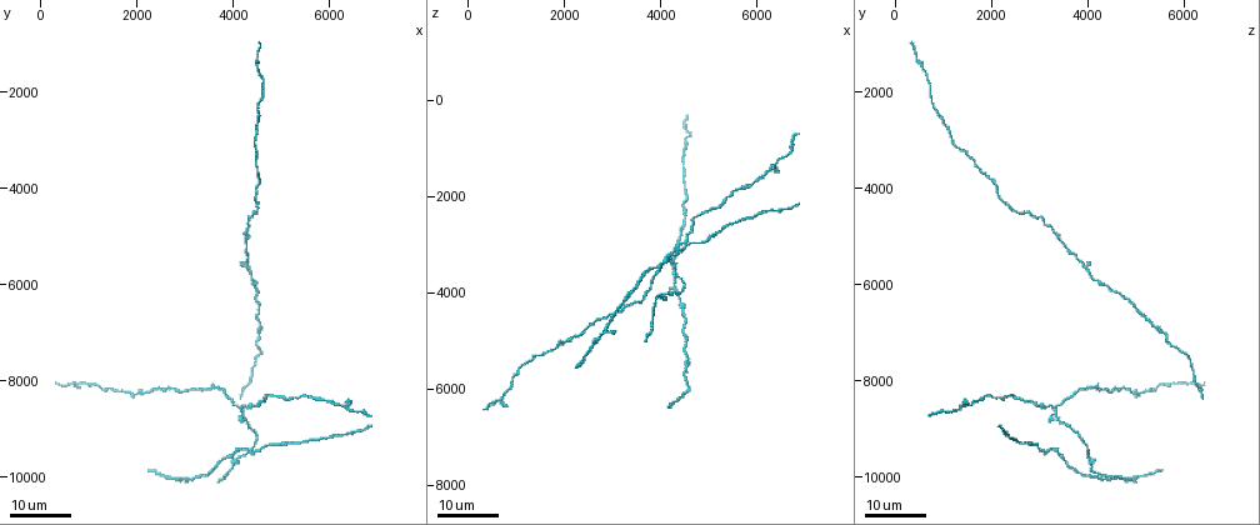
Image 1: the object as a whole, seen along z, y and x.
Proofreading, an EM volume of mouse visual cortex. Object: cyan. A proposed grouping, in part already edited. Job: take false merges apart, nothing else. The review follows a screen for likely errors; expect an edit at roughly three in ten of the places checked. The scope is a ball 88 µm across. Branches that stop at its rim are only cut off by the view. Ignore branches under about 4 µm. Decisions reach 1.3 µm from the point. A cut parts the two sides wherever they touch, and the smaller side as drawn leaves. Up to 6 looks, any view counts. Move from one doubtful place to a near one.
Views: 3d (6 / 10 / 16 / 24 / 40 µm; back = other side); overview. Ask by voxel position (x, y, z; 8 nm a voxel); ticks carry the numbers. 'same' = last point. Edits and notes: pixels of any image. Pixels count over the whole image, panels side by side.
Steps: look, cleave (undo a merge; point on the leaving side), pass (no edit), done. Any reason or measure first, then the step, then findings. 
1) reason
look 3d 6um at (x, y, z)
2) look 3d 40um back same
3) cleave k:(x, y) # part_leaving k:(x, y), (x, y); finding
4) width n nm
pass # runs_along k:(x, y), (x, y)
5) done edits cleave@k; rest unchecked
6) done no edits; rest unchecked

sudden change in width
look 3d 24um at (6350, 8600, 1300)

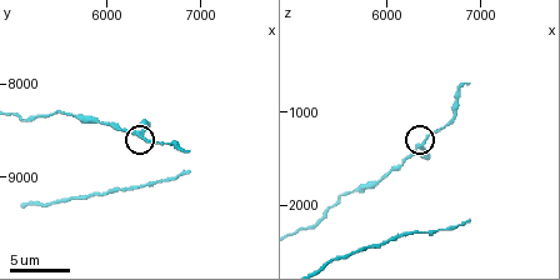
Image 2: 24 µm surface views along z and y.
zoom in
look 3d 10um at (6400, 8600, 1300)

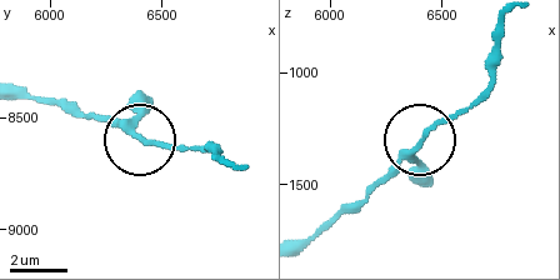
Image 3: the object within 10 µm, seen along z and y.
pass # runs_along 3:(304, 249), (433, 126), (461, 113), (488, 86); continuous, no second neuron

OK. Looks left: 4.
three arms meet
look 3d 16um at (4200, 8600, 3300)

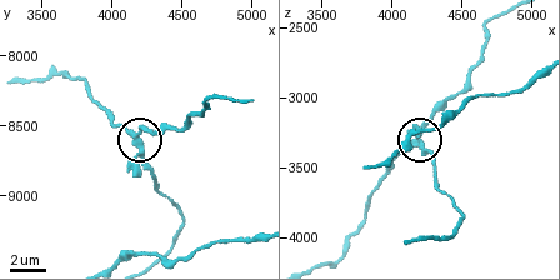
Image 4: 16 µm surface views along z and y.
zoom in
look 3d 6um at (4160, 8580, 3300)

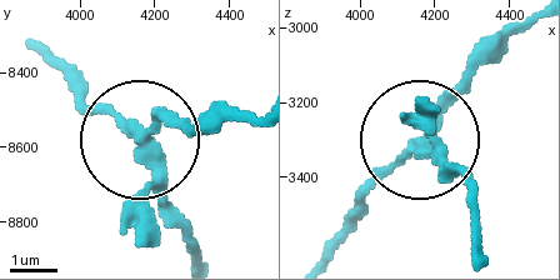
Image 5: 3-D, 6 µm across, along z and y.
arms 3
cleave 5:(123, 203) # part_leaving 5:(430, 149), (474, 196), (478, 244); two neurons meet here

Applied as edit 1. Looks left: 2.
look 3d 6um at (4800, 9320, 2960)

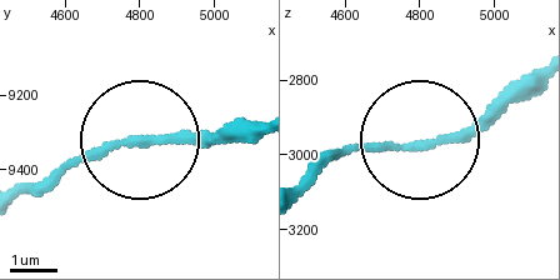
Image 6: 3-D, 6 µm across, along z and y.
pass # one neuron here

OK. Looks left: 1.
done edits cleave@5; rest unchecked

